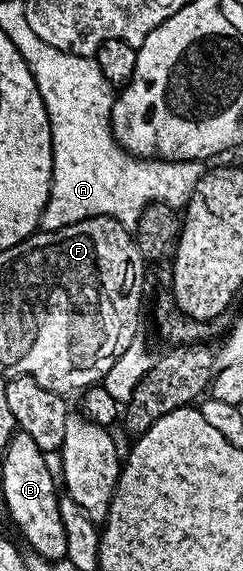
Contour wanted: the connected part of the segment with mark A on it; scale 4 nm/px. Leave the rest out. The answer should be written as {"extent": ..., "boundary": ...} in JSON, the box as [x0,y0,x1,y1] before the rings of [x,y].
{"extent":[17,31,203,229],"boundary":[[[23,31],[17,37],[20,53],[27,58],[27,66],[37,83],[37,91],[45,103],[45,111],[51,128],[51,154],[53,171],[51,172],[51,190],[39,217],[39,229],[60,229],[90,217],[112,217],[128,227],[134,226],[147,205],[168,205],[176,211],[182,210],[191,198],[191,192],[203,178],[203,161],[165,161],[132,157],[126,149],[115,142],[111,134],[111,108],[115,106],[116,94],[113,86],[101,75],[101,67],[91,57],[81,57],[78,52],[63,47],[47,45],[36,41],[30,32]]]}

